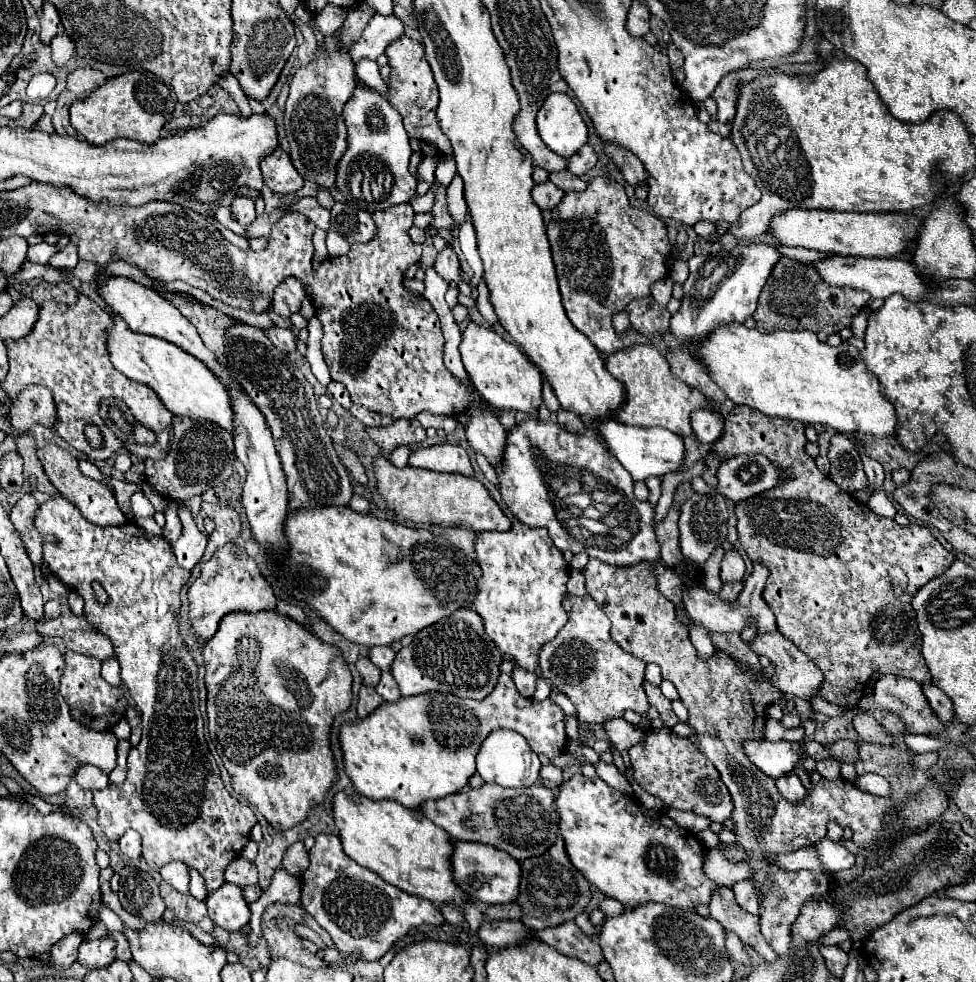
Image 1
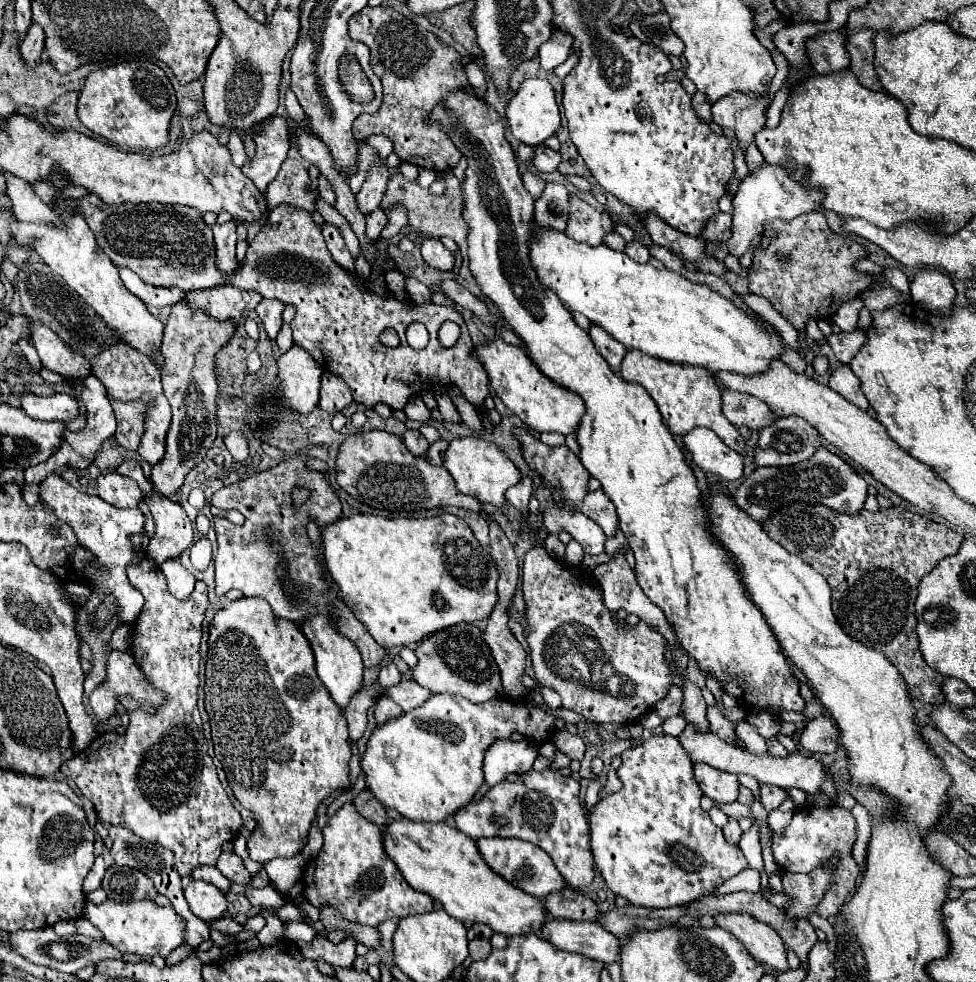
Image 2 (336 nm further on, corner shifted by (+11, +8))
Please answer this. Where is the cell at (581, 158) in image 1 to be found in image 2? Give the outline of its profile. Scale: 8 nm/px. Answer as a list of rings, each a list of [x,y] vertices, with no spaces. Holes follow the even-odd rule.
[[[537,146],[537,148],[535,148],[533,166],[535,166],[539,172],[555,172],[557,166],[559,166],[559,162],[561,162],[559,152],[549,150],[549,148],[545,148],[545,146]]]

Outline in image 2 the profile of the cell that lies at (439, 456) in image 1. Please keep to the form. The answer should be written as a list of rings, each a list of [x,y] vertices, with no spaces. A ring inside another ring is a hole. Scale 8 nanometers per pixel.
[[[455,438],[443,454],[443,466],[449,470],[457,488],[481,502],[501,506],[505,504],[505,490],[519,482],[521,474],[515,464],[489,440],[483,438]]]

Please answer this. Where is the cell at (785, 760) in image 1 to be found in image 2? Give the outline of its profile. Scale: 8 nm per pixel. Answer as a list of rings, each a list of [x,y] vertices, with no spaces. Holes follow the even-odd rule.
[[[829,716],[809,720],[799,732],[799,746],[809,752],[833,754],[837,748],[837,728]]]

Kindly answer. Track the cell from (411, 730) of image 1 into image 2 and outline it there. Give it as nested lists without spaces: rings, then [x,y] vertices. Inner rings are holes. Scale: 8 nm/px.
[[[433,694],[423,706],[403,712],[399,718],[391,718],[379,724],[369,740],[361,760],[365,772],[365,788],[377,798],[385,808],[395,808],[401,816],[411,820],[441,822],[451,816],[457,808],[469,804],[475,792],[481,788],[483,780],[483,752],[497,738],[509,738],[515,728],[535,728],[535,718],[541,716],[541,744],[549,740],[555,730],[559,716],[539,708],[531,702],[511,702],[507,698],[493,698],[481,704],[473,704],[461,696],[453,694]]]

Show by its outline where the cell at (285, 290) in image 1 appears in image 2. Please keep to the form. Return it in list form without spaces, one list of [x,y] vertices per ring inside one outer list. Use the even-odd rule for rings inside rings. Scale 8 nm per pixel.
[[[261,300],[255,308],[259,320],[263,322],[263,328],[267,330],[269,338],[275,338],[283,320],[281,320],[281,312],[285,310],[285,304],[279,300]]]

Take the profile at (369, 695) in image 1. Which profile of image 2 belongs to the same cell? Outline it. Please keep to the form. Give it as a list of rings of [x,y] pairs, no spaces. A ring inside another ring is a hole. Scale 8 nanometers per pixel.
[[[381,696],[373,706],[373,716],[375,716],[377,724],[383,724],[387,718],[395,718],[399,714],[403,714],[401,706],[395,704],[389,696]]]

